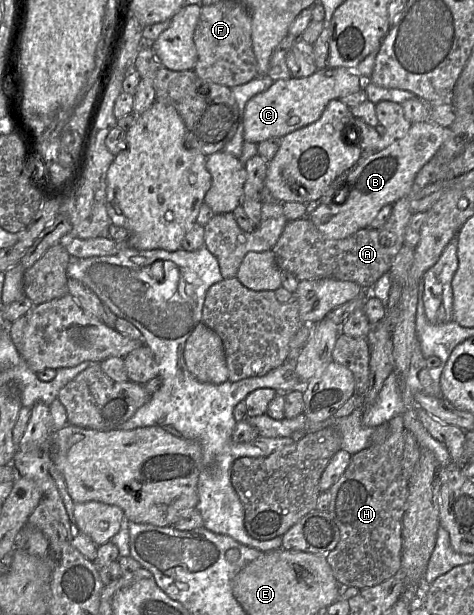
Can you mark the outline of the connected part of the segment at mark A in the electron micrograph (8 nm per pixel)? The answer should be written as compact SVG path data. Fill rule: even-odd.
M407 195L392 206L388 221L378 229L365 228L344 239L329 239L321 234L307 218L288 221L276 245L272 248L281 272L289 272L299 282L332 278L358 284L370 295L370 289L384 274L389 273L392 262L404 245L404 234L410 217L411 197Z

